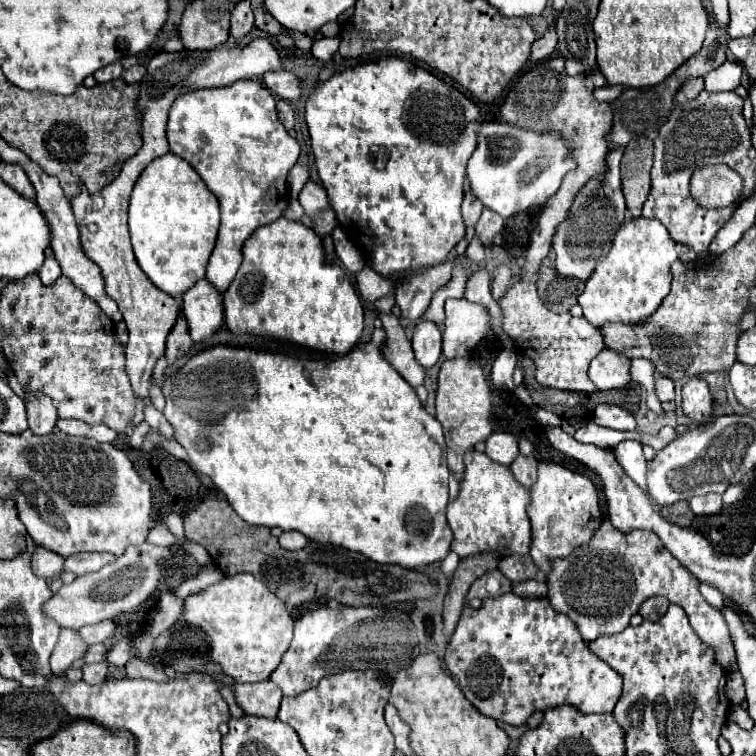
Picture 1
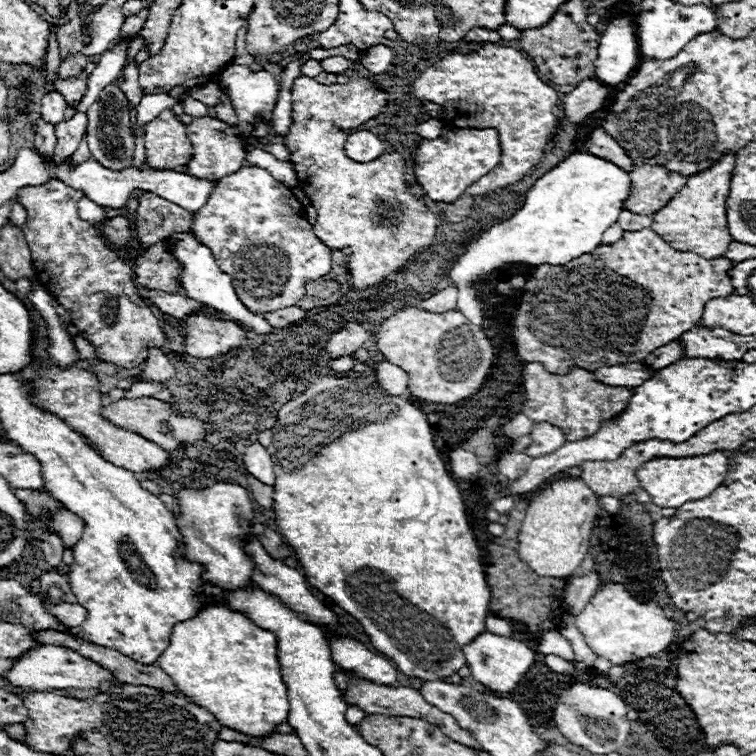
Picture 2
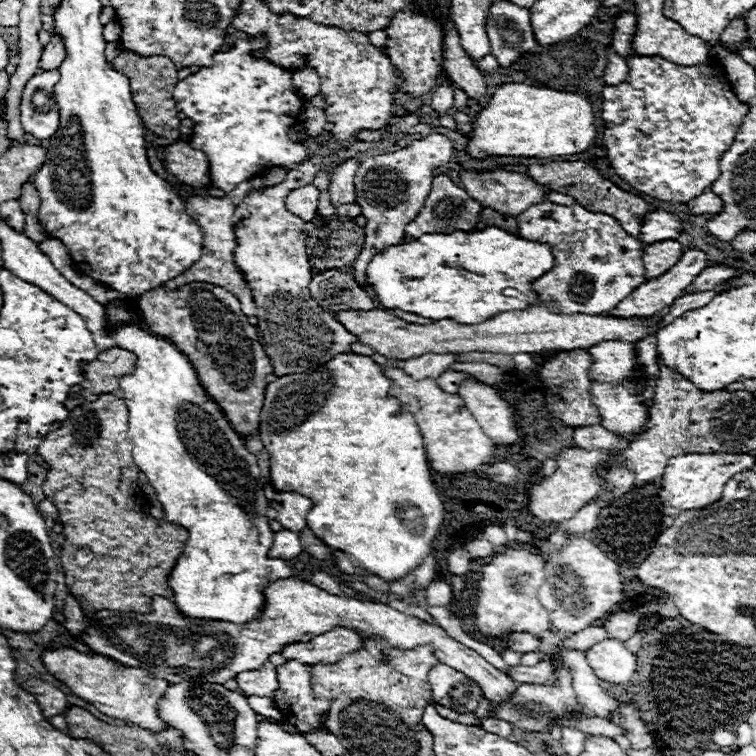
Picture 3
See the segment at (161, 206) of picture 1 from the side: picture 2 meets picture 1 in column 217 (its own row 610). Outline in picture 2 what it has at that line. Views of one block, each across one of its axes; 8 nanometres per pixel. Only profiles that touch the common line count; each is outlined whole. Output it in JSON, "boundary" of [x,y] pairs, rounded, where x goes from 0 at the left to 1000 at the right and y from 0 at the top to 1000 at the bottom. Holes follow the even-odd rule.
{"boundary":[[[275,799],[265,804],[265,810],[243,823],[233,823],[228,828],[228,841],[222,857],[206,876],[225,897],[230,897],[233,907],[241,918],[251,921],[265,937],[283,944],[296,960],[331,971],[347,974],[360,971],[362,960],[378,955],[381,950],[381,921],[378,905],[373,899],[373,886],[368,876],[368,852],[365,839],[357,833],[341,831],[331,817],[320,810],[304,807],[296,799]]]}

